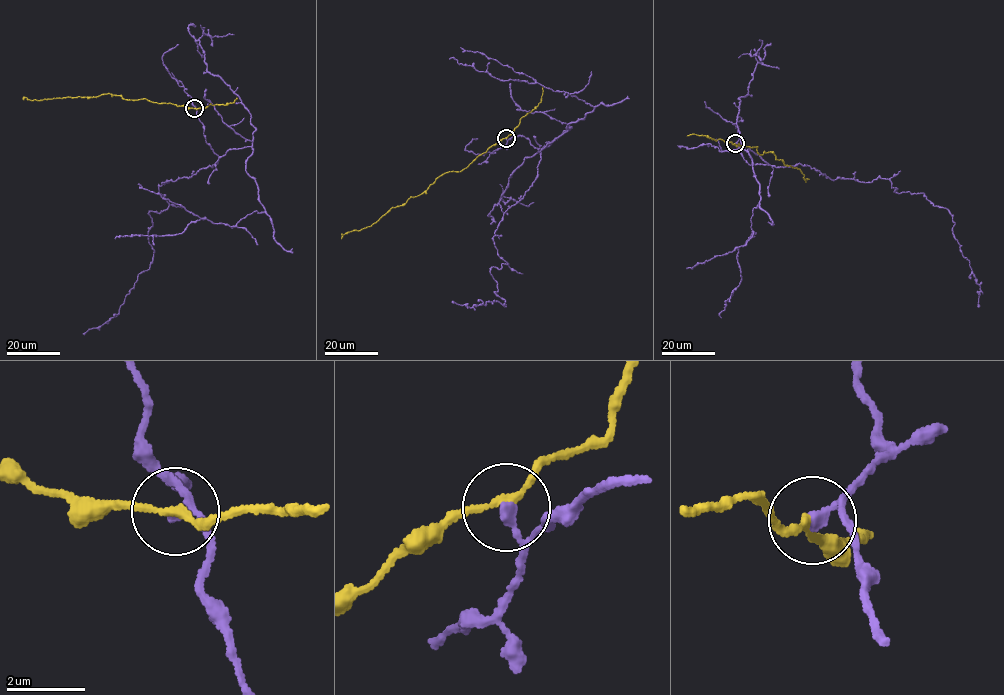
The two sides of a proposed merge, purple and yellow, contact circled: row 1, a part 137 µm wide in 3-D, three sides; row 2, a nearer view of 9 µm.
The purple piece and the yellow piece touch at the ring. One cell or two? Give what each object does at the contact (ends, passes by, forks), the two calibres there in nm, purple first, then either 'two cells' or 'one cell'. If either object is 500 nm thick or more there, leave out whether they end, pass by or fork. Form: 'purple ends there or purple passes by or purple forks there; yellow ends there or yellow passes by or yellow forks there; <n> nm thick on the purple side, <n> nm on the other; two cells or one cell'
purple passes by; yellow passes by; 190 nm thick on the purple side, 190 nm on the other; two cells

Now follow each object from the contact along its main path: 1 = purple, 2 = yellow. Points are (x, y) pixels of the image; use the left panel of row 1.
1: (194, 108), (217, 162), (159, 186), (169, 205), (148, 212), (150, 267), (116, 315), (82, 334)
2: (194, 108), (143, 99), (127, 99), (108, 93), (95, 97), (39, 101), (22, 98)

